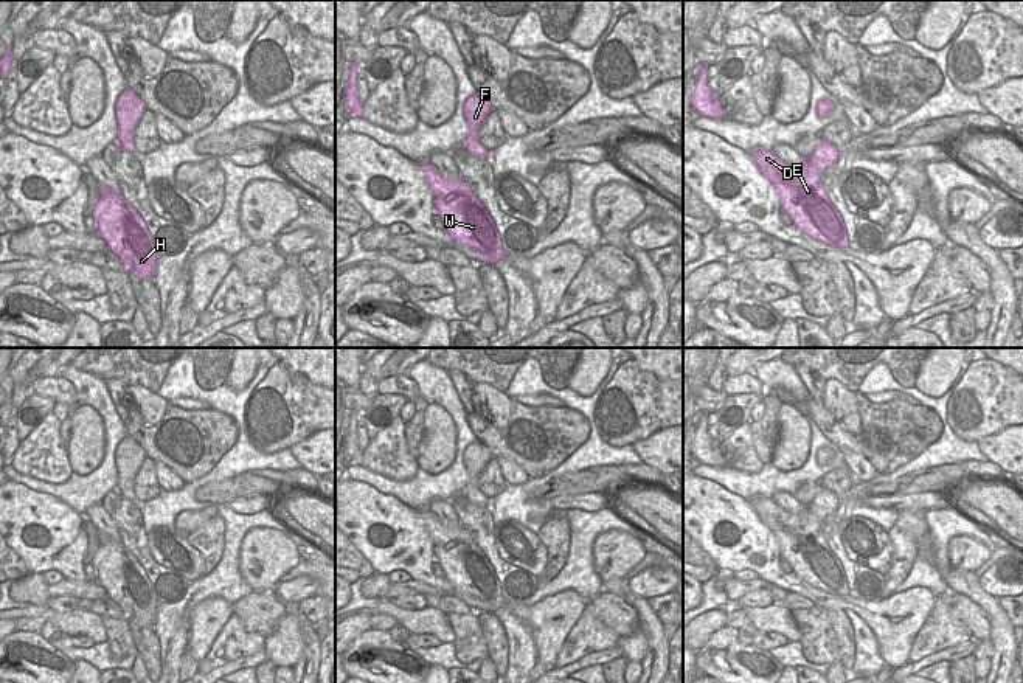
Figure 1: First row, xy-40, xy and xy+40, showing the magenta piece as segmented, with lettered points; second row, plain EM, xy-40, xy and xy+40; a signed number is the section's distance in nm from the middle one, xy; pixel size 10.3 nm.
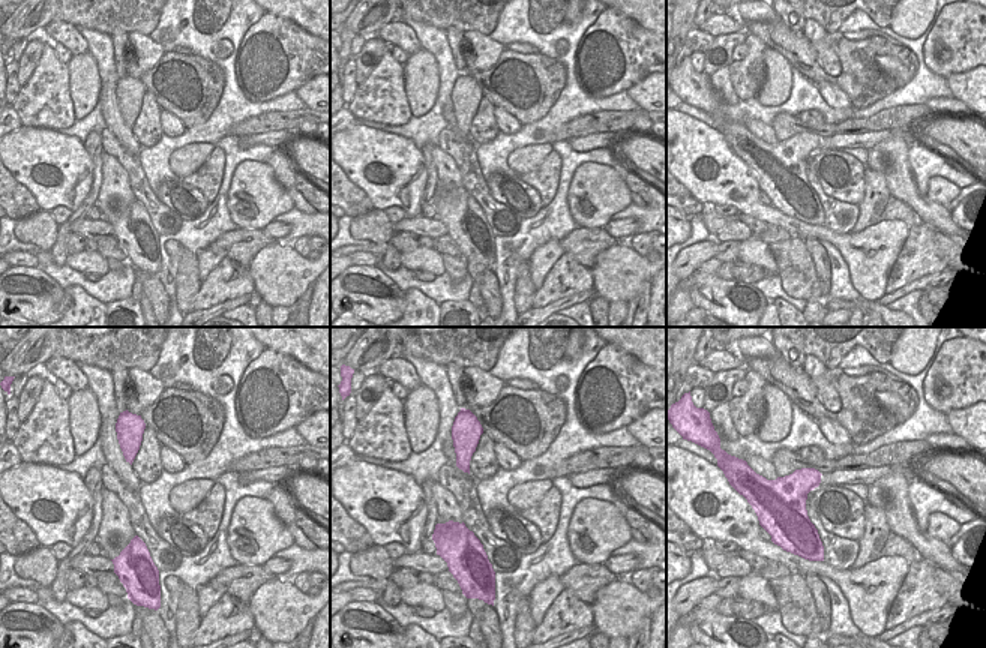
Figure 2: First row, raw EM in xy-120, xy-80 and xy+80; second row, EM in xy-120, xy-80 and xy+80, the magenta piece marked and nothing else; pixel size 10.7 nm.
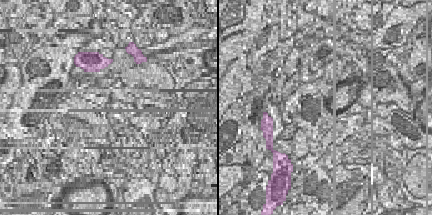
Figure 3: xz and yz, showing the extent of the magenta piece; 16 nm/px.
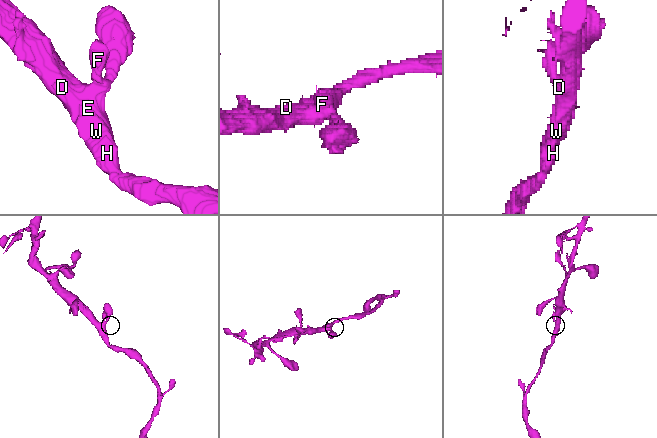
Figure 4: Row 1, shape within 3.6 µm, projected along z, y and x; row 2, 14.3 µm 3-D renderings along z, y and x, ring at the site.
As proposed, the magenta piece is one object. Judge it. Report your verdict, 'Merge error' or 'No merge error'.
No merge error.

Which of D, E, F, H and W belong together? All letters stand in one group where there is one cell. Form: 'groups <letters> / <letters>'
groups D E F H W

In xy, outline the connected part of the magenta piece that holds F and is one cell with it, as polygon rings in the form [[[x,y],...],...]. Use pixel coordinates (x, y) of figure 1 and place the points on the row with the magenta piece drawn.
[[[478,92],[464,102],[463,115],[467,124],[464,147],[472,155],[489,158],[491,152],[480,143],[478,130],[492,110],[491,101]]]

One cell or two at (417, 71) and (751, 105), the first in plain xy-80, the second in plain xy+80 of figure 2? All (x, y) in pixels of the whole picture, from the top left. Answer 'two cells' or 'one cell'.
two cells

